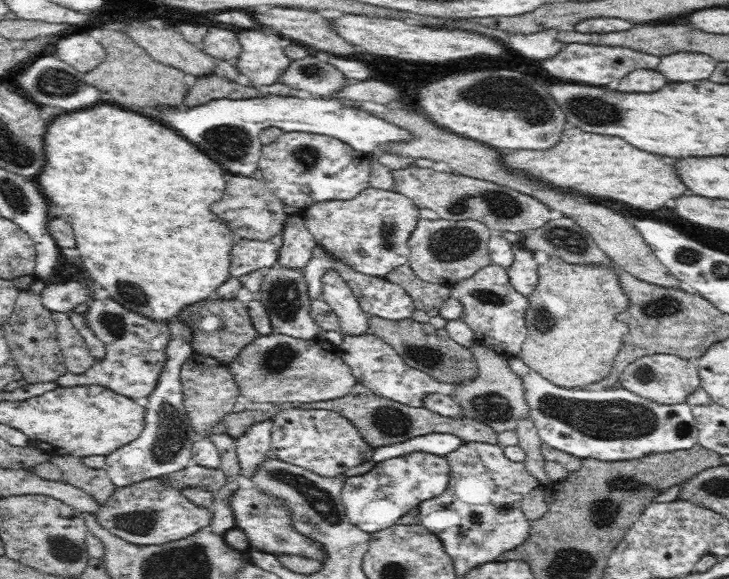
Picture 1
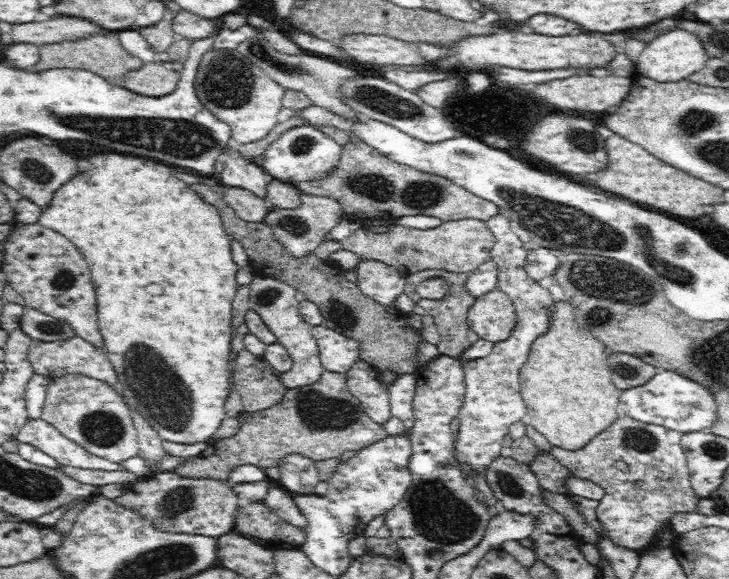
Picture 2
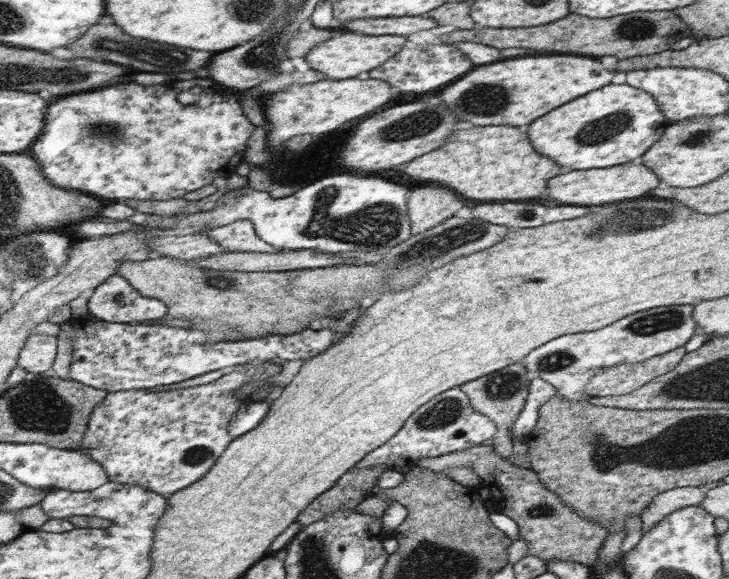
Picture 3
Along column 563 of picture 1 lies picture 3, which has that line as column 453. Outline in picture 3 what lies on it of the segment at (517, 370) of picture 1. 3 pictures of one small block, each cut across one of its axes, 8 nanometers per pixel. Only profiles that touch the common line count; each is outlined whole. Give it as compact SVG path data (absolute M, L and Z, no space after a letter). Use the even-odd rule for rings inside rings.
M454 387L420 407L394 438L376 448L355 466L388 465L388 468L392 468L395 465L415 465L417 460L424 457L448 455L481 445L484 440L492 438L495 432L496 424L470 406L468 396L460 387Z

